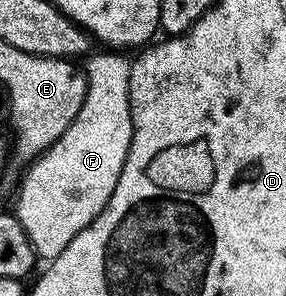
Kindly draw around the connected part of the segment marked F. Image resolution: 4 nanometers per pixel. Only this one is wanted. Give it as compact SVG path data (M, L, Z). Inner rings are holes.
M94 53L85 60L84 74L86 77L86 100L84 109L80 109L80 117L60 137L55 147L50 148L46 154L41 155L33 163L29 164L26 176L22 179L22 188L18 191L18 208L16 214L21 221L34 250L43 260L52 261L96 217L100 217L102 210L112 201L112 193L118 190L120 173L124 173L124 165L128 161L128 153L134 136L134 122L130 112L130 68L131 60L125 59L122 53L106 53L110 55L98 55Z

